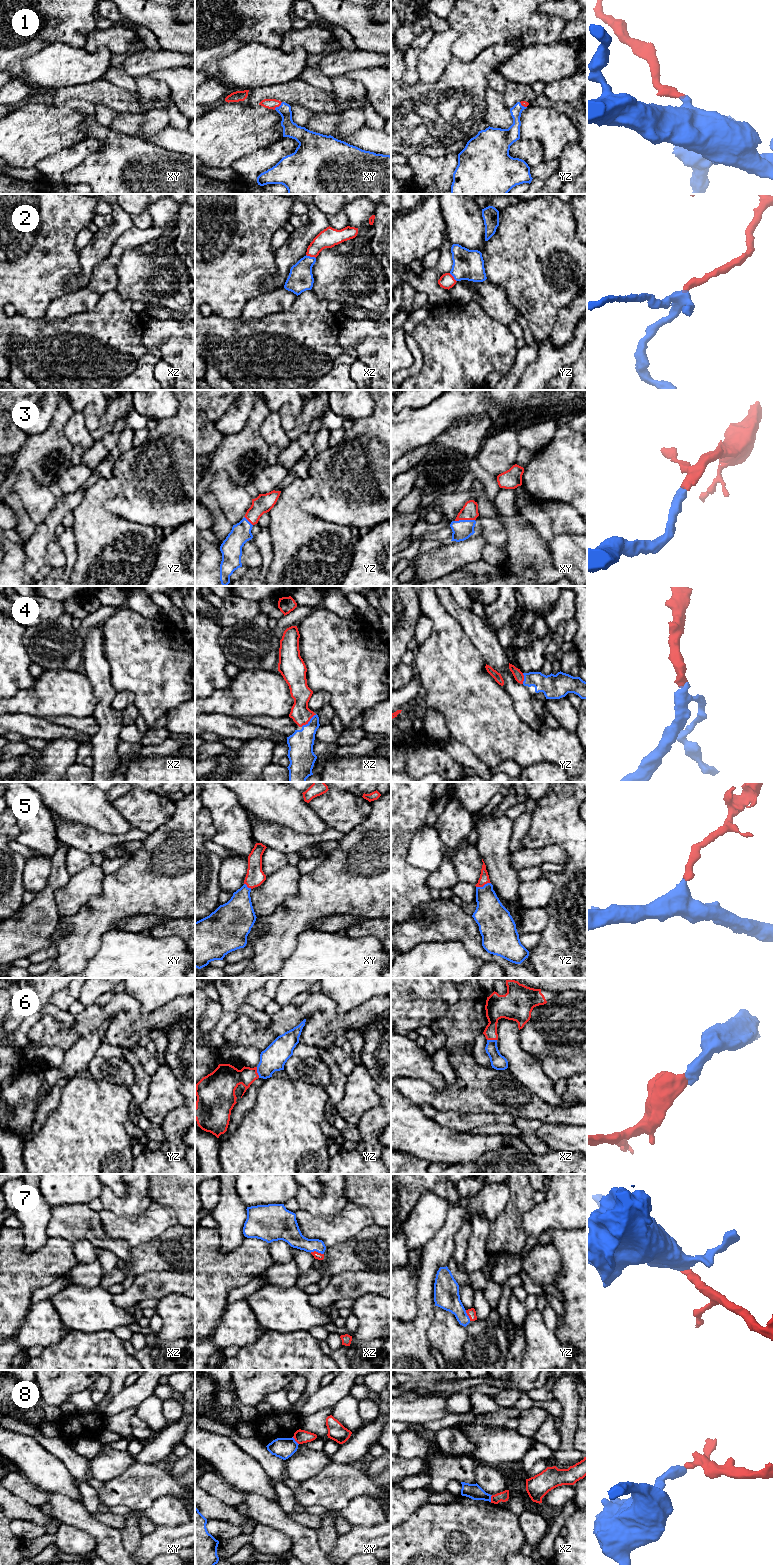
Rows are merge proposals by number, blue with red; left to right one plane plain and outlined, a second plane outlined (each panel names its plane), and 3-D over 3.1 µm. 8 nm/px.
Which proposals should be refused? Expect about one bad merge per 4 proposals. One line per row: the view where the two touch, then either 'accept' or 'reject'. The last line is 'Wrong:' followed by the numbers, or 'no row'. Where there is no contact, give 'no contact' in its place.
1: meets blue in xy; accept
2: meets blue in xz; accept
3: meets blue in xy; accept
4: meets blue in xz; accept
5: meets blue in yz; accept
6: meets blue in yz; accept
7: meets blue in xz; accept
8: meets blue in xy; reject
Wrong: 8

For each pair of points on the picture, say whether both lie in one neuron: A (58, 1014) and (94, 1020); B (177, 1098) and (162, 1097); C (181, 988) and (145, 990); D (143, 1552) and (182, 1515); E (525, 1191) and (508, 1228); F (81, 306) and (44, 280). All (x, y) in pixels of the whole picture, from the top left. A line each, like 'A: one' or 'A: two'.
A: two
B: one
C: one
D: two
E: one
F: two

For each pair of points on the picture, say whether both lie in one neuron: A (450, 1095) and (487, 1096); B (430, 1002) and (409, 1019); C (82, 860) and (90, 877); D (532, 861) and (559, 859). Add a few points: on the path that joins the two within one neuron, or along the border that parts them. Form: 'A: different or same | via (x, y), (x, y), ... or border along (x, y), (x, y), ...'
A: same | via (459, 1096), (478, 1096)
B: same | via (425, 1003), (414, 1014)
C: different | border along (92, 864), (70, 876)
D: same | via (539, 857), (552, 857)

